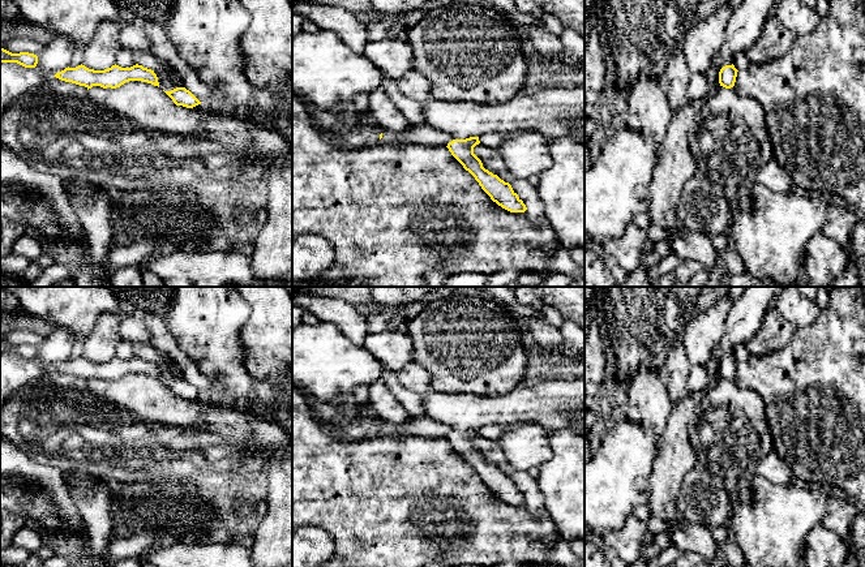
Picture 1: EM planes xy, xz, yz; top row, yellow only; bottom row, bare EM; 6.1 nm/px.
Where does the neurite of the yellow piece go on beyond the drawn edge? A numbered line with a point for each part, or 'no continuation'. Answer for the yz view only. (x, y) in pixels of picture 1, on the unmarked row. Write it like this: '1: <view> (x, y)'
no continuation

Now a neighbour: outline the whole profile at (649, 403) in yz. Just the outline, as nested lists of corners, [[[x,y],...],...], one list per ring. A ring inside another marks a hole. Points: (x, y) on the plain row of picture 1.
[[[641,368],[628,383],[626,418],[633,424],[647,425],[654,434],[656,448],[672,412],[668,390],[660,371]]]

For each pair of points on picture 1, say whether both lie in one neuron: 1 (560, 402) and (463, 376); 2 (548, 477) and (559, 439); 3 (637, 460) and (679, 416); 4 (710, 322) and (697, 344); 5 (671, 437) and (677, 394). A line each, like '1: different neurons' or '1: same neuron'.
1: different neurons
2: same neuron
3: different neurons
4: same neuron
5: different neurons

